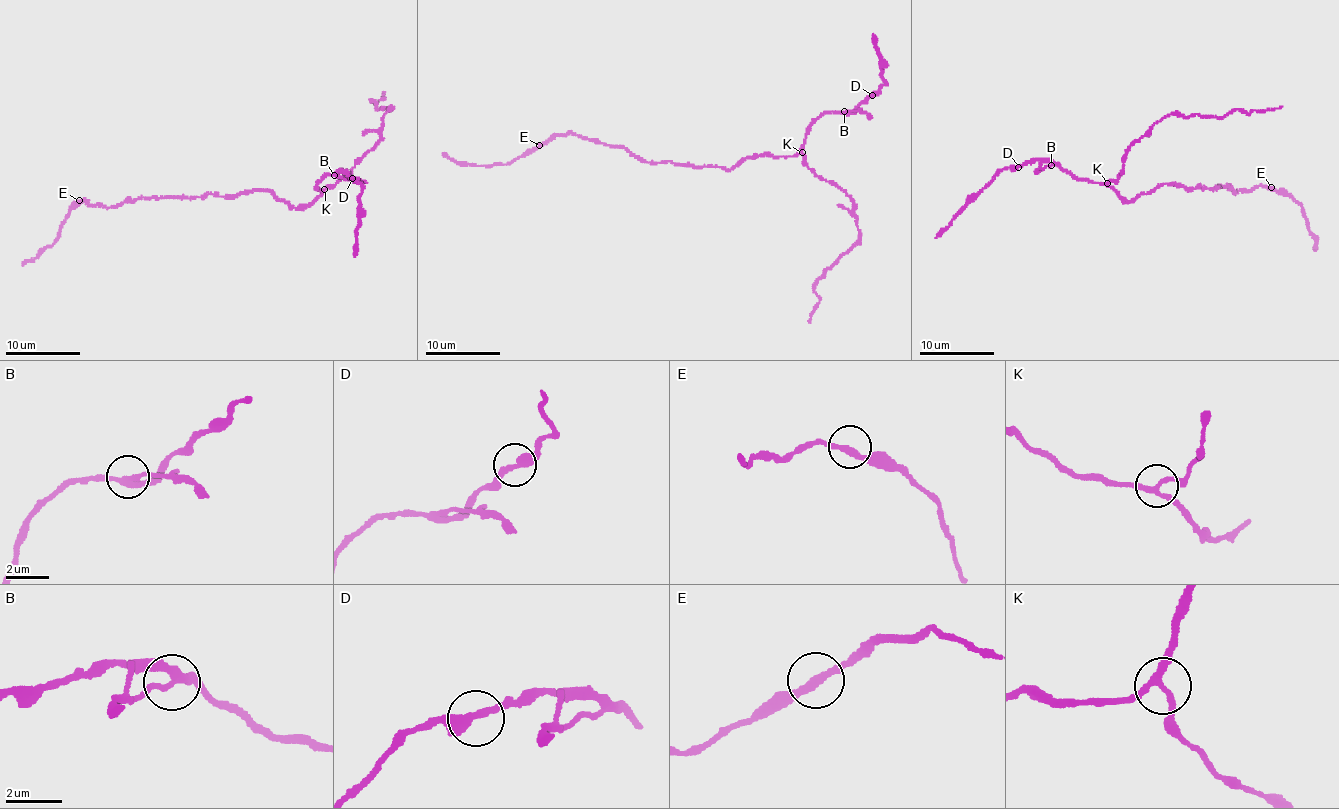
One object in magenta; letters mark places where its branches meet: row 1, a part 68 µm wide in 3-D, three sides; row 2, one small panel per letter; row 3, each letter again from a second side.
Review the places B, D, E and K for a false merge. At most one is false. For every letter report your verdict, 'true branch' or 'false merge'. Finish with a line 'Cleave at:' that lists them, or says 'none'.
B: false merge
D: true branch
E: true branch
K: true branch
Cleave at: B

